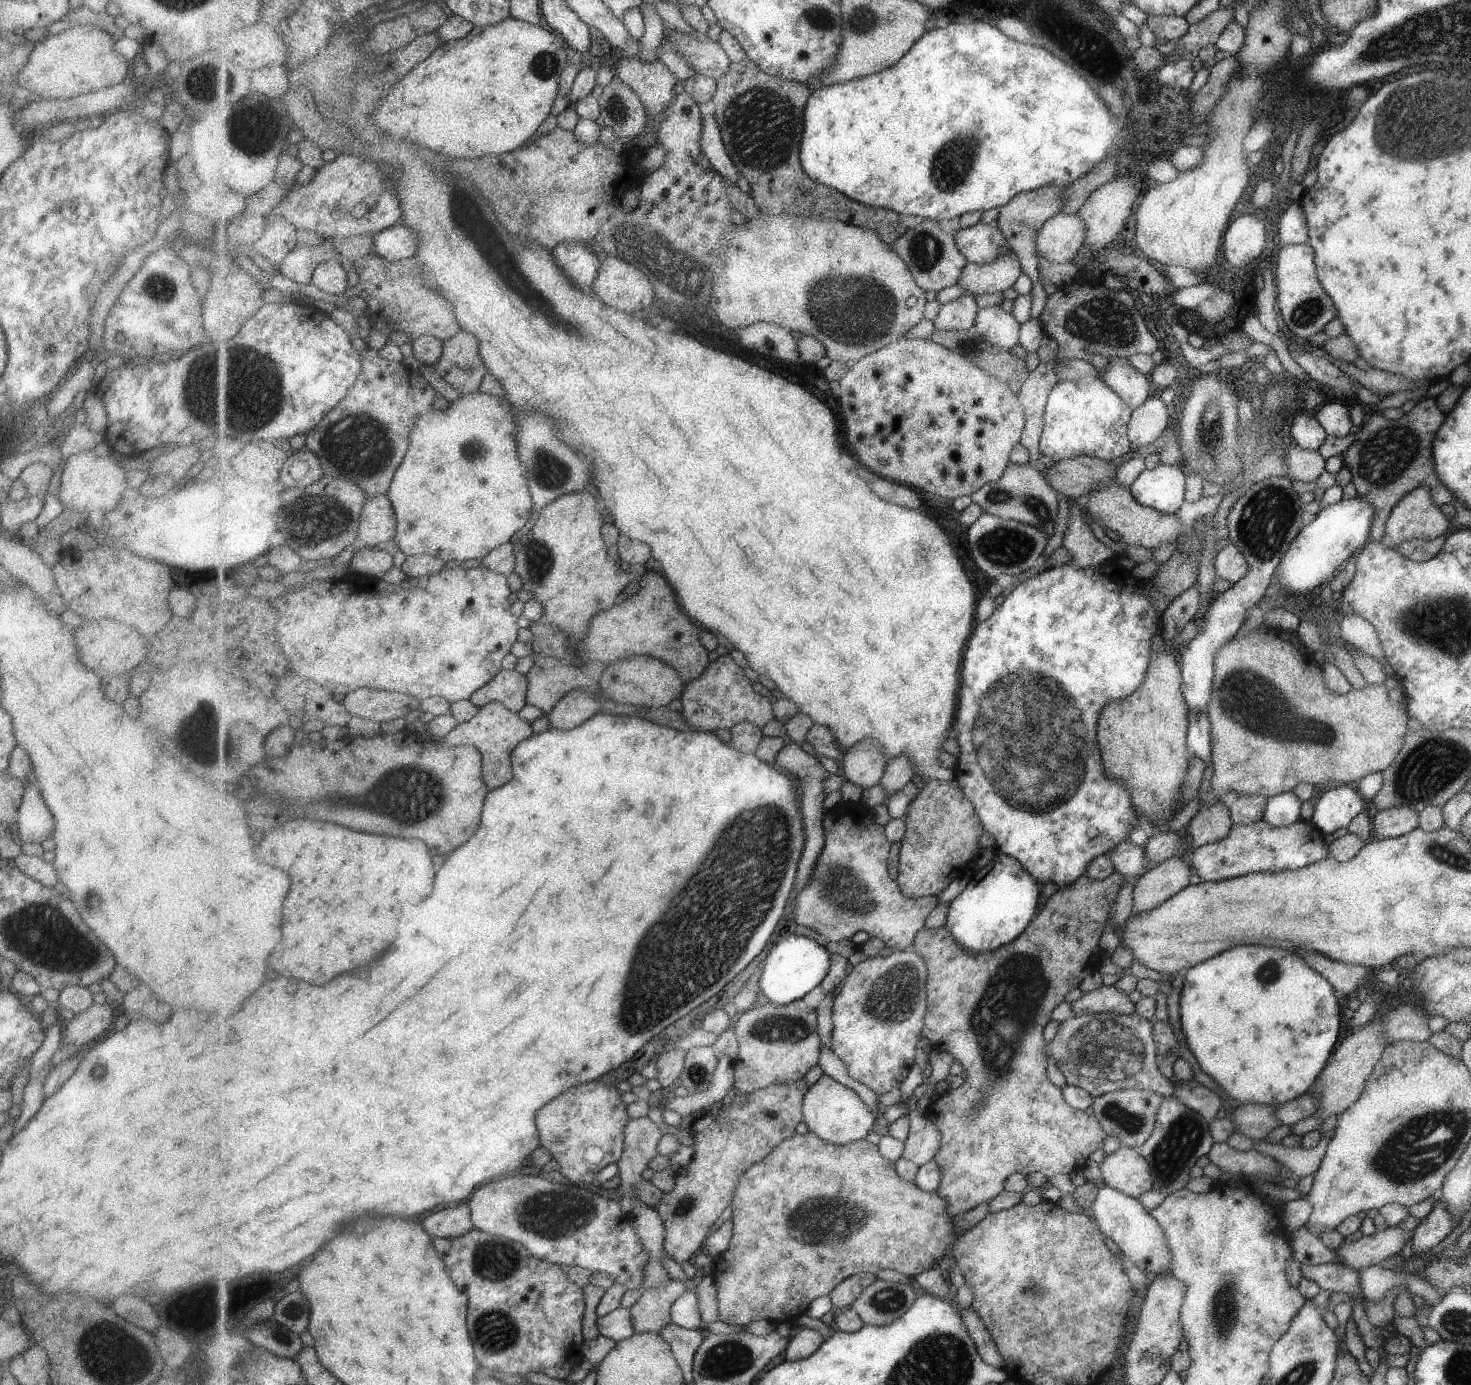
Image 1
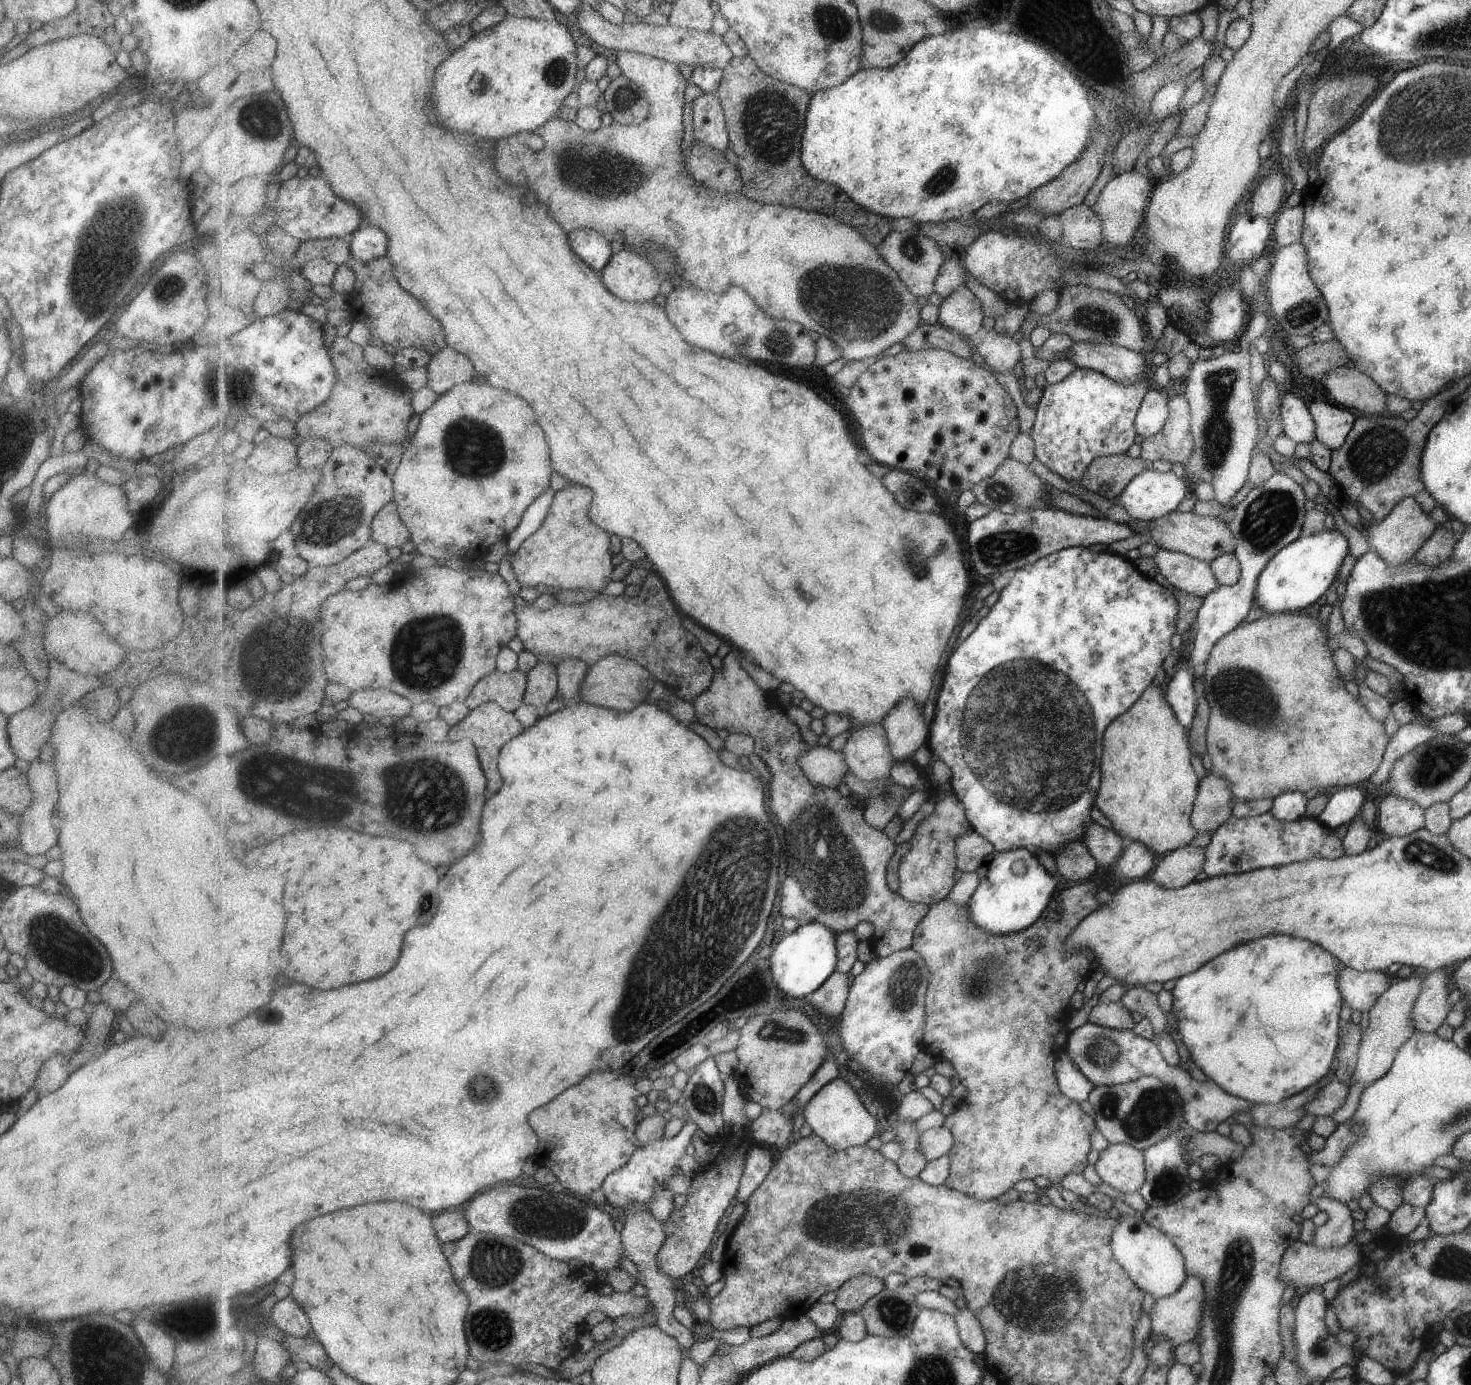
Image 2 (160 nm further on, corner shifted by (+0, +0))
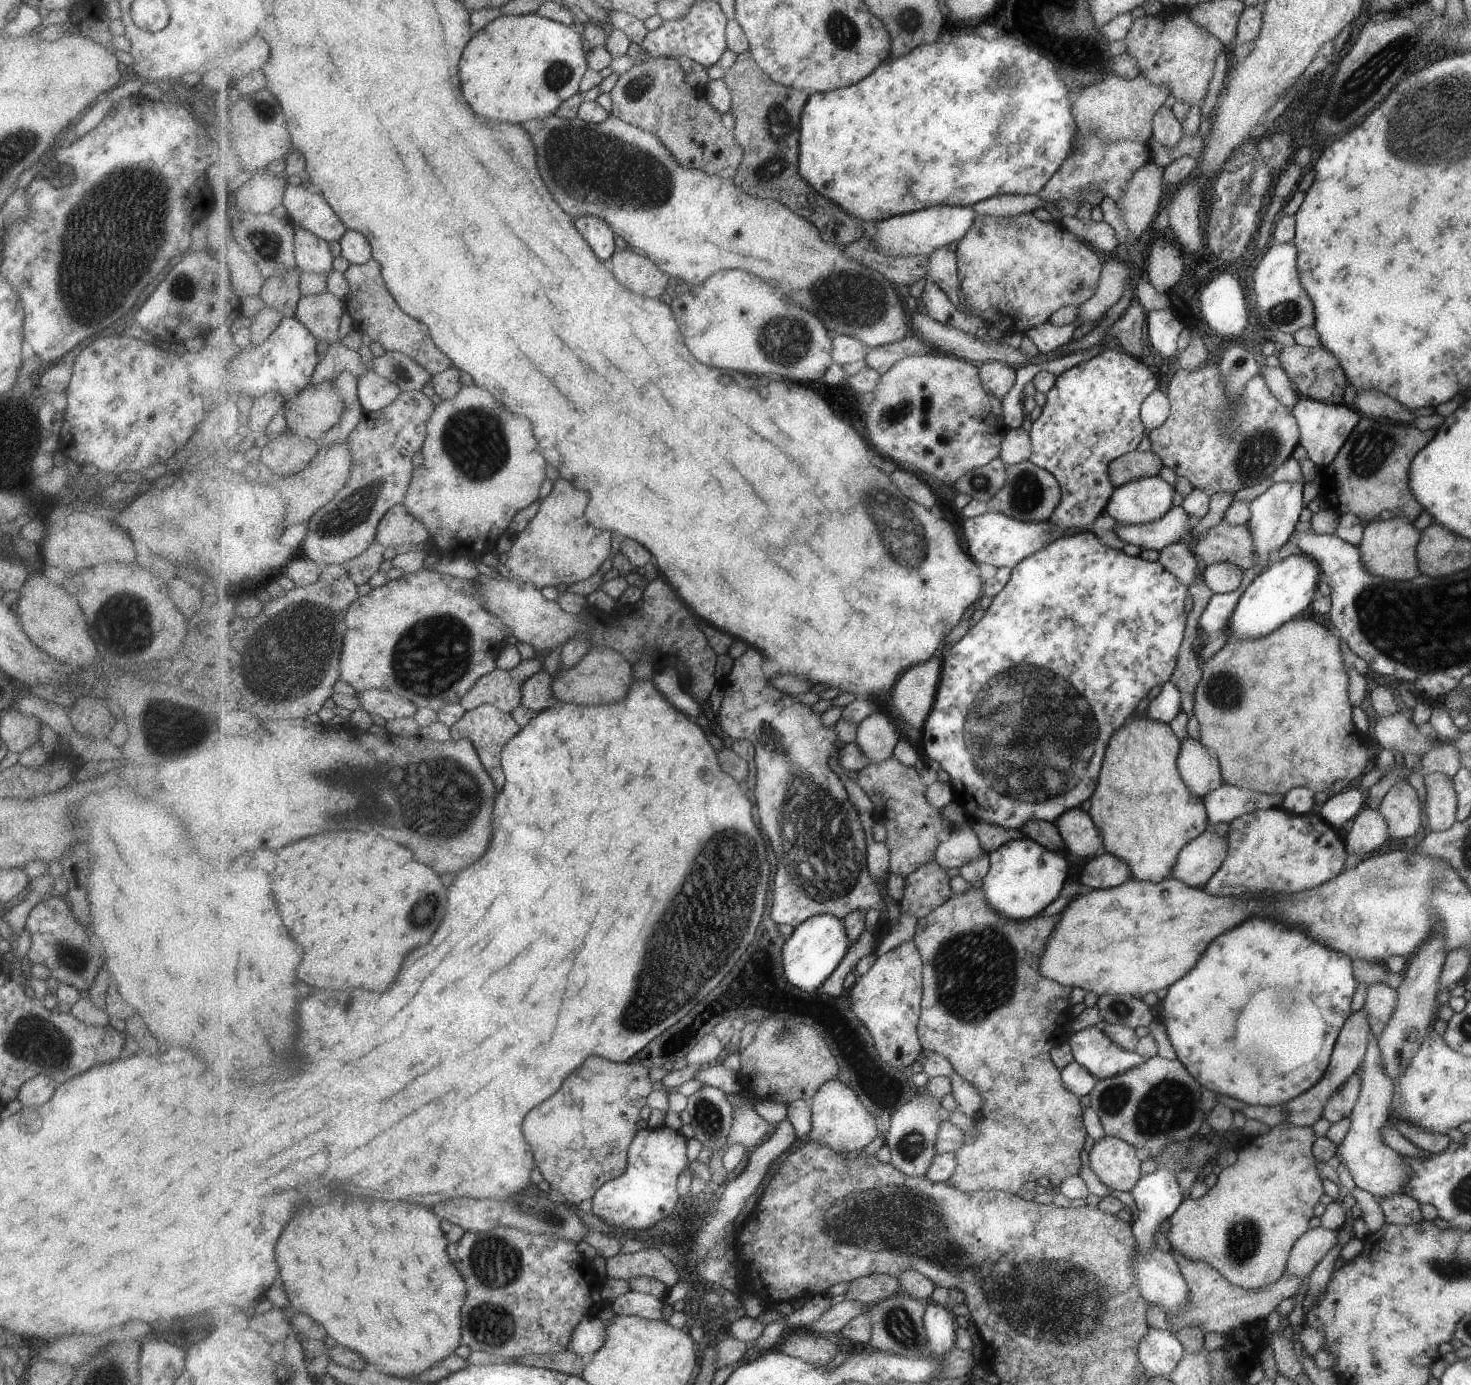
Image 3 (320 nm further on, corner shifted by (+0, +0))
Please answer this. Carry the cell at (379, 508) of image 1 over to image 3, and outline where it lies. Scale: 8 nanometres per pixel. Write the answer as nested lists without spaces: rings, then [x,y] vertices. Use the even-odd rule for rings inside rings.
[[[402,503],[385,514],[378,527],[376,542],[396,549],[401,545],[425,544],[429,537],[427,526],[413,518]]]

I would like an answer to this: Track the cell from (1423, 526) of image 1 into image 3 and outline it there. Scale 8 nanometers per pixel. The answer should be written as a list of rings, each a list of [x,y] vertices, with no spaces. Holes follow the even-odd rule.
[[[1399,514],[1399,516],[1393,515],[1389,520],[1376,519],[1364,524],[1361,542],[1356,548],[1361,550],[1361,562],[1369,574],[1375,574],[1375,576],[1381,576],[1381,578],[1388,580],[1411,580],[1419,573],[1416,550],[1420,538],[1421,531],[1417,530],[1413,526],[1413,522],[1409,521],[1403,514]]]

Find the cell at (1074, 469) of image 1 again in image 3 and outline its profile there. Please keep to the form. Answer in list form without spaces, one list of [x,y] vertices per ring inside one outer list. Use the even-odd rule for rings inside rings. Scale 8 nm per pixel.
[[[1127,452],[1108,465],[1108,477],[1113,488],[1133,479],[1158,475],[1161,460],[1151,452]]]

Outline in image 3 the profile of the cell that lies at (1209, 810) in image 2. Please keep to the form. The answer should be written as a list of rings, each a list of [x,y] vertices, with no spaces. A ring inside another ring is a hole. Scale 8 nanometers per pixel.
[[[1189,737],[1182,740],[1180,746],[1177,768],[1180,769],[1181,780],[1203,801],[1205,794],[1209,794],[1224,783],[1217,758],[1205,750],[1197,740]]]

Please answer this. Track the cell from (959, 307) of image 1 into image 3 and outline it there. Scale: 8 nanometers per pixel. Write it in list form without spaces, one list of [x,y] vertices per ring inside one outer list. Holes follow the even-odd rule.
[[[949,246],[935,250],[929,260],[929,279],[935,280],[951,302],[950,309],[961,312],[963,318],[971,318],[971,306],[965,302],[965,290],[961,270],[959,270],[958,254]]]

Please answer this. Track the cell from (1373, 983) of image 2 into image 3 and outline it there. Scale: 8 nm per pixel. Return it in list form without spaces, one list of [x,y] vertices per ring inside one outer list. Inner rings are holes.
[[[1367,984],[1366,994],[1361,1010],[1365,1012],[1367,1024],[1375,1037],[1387,1024],[1391,1012],[1395,1008],[1395,992],[1385,984]]]

